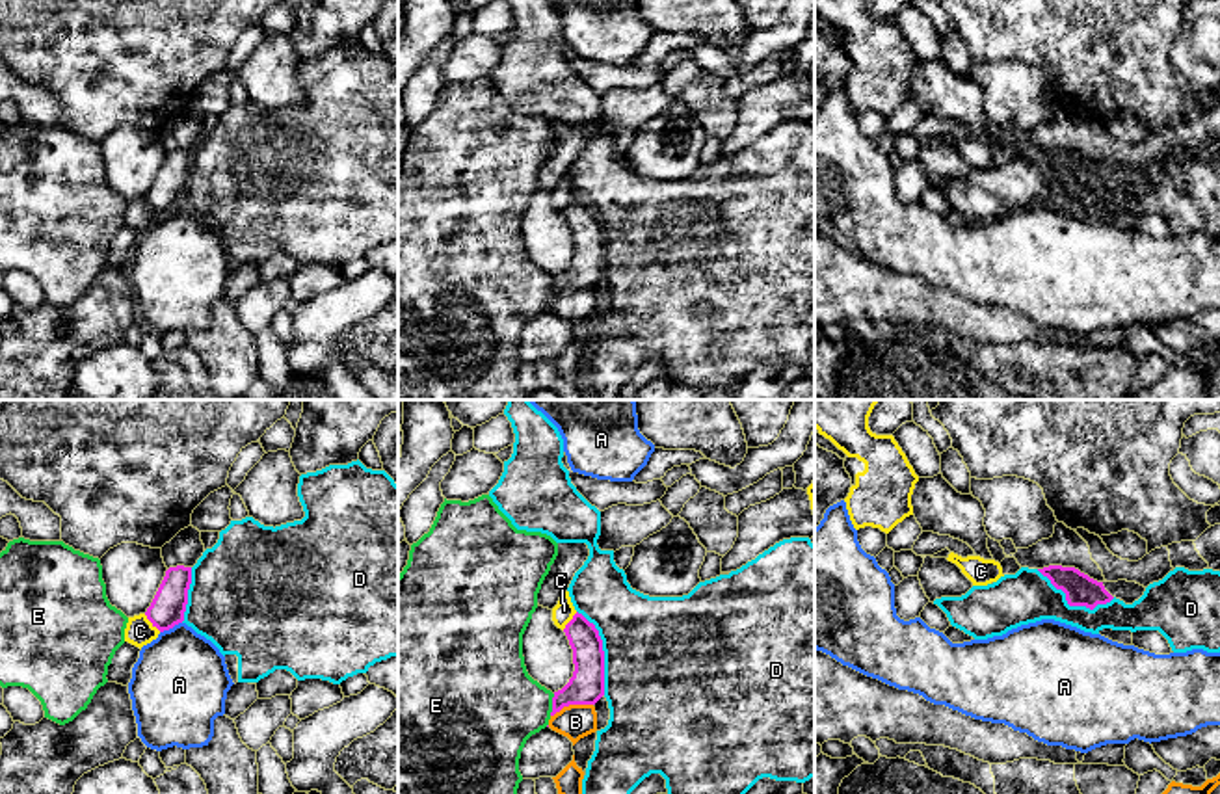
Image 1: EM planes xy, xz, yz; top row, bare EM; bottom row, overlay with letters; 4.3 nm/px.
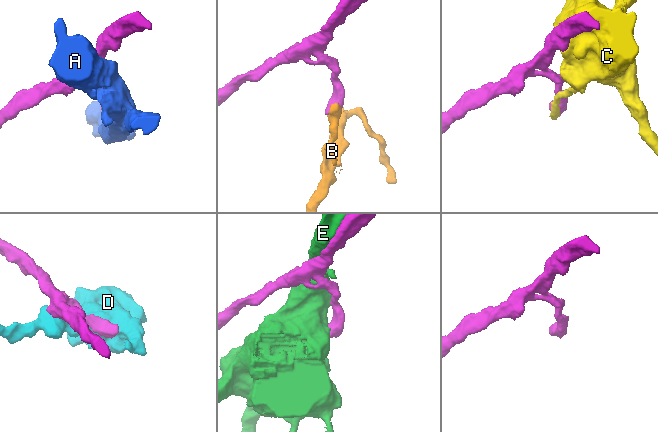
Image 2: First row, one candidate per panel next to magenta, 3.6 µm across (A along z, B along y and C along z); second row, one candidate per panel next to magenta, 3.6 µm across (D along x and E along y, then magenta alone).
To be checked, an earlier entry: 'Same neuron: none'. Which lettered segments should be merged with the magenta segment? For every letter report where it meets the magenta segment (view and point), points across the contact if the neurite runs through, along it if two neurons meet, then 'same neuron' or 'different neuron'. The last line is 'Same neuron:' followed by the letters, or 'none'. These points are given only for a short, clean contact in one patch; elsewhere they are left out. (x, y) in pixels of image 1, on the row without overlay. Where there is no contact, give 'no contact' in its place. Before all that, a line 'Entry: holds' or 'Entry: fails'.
Entry: holds
A: meets magenta in xy at (170, 211); border along xy (181, 205), (160, 216); different neuron
B: meets magenta in xz at (571, 287); border along xz (592, 287), (570, 287), (551, 300); different neuron
C: meets magenta in xy at (153, 207); different neuron
D: meets magenta in xz at (603, 235); different neuron
E: meets magenta in xz at (553, 289); different neuron
Same neuron: none

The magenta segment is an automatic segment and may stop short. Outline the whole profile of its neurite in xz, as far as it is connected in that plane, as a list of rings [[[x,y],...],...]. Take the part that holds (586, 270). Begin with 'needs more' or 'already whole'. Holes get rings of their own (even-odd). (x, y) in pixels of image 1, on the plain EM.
already whole | [[[577,195],[564,216],[573,232],[575,255],[569,266],[554,275],[550,299],[569,288],[595,288],[604,279],[604,234],[599,214]]]

